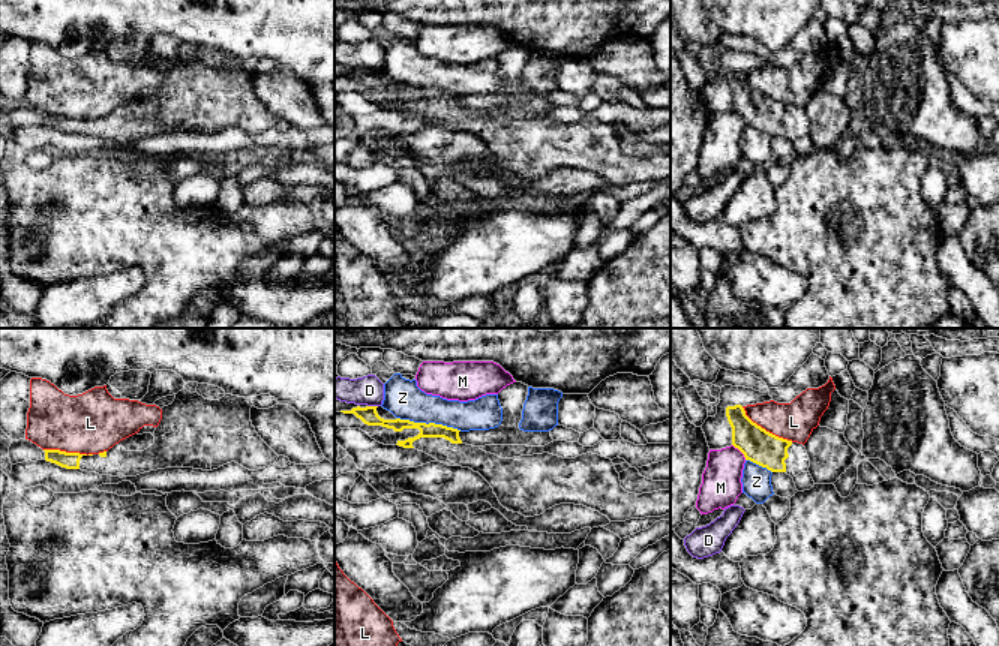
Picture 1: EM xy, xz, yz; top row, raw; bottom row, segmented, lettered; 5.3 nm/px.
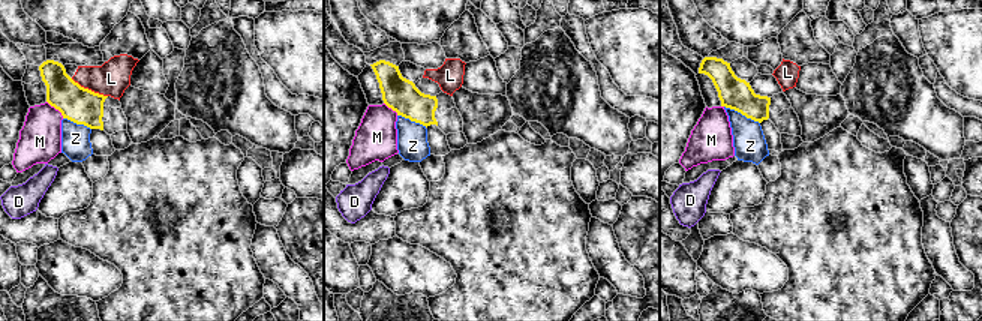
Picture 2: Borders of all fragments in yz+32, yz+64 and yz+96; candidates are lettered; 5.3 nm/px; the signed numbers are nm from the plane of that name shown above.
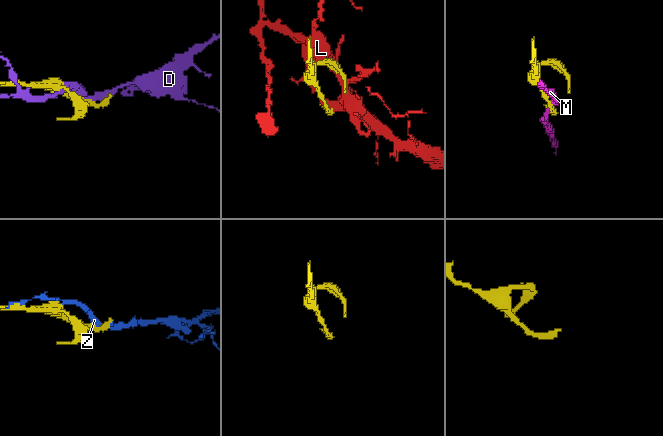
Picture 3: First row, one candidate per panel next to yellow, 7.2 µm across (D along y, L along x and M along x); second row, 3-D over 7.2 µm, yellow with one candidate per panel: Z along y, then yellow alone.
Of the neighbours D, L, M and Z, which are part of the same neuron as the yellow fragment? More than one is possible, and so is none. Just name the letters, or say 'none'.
none

